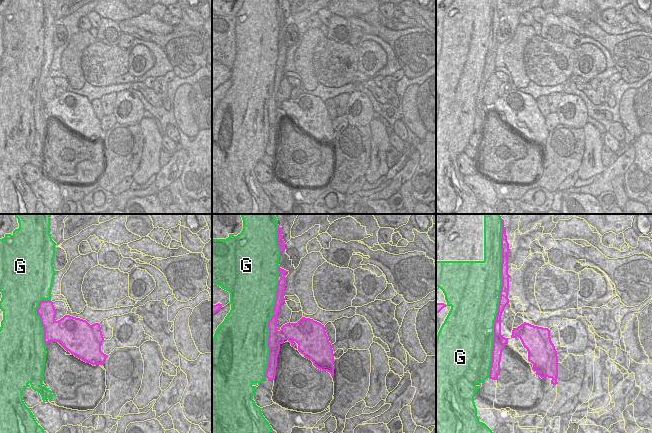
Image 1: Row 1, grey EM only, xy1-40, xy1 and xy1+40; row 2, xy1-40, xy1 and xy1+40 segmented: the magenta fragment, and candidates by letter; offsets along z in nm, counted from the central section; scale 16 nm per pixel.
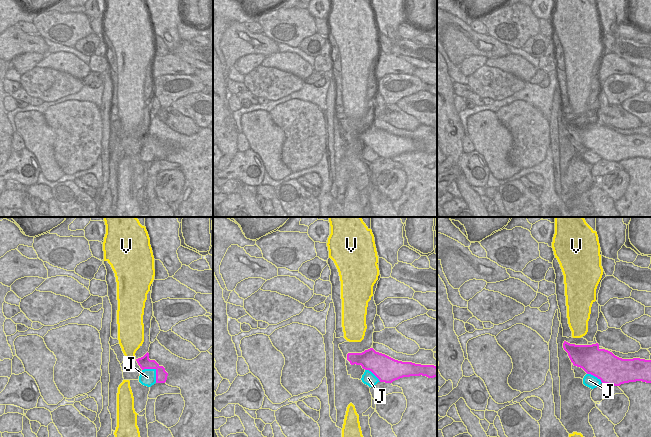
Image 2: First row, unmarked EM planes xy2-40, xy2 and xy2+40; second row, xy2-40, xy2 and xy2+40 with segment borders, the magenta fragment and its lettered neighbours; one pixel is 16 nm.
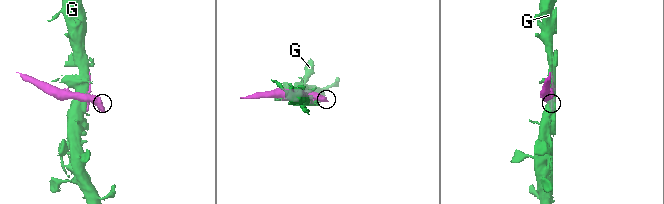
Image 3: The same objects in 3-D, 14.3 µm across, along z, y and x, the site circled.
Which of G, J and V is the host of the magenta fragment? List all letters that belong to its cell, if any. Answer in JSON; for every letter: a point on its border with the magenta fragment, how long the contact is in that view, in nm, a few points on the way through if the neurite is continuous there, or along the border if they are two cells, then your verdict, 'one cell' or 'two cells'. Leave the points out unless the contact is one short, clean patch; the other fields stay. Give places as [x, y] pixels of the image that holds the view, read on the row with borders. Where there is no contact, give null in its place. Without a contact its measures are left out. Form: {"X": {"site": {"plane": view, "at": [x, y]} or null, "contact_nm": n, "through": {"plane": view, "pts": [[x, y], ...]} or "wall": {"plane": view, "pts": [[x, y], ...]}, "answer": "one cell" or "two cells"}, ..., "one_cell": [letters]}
{"G": {"site": {"plane": "xy1+40", "at": [500, 298]}, "contact_nm": 2550, "answer": "two cells"}, "J": {"site": {"plane": "xy2-40", "at": [156, 370]}, "contact_nm": 320, "answer": "two cells"}, "V": {"site": null, "answer": "two cells"}, "one_cell": []}

